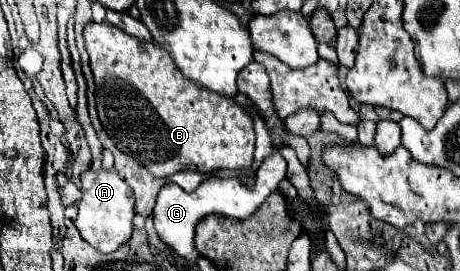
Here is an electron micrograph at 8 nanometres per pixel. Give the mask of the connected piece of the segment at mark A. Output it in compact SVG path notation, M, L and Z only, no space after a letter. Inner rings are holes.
M100 169L80 175L82 179L82 199L78 205L78 217L76 227L82 235L82 239L92 245L100 253L112 253L120 245L124 245L132 235L132 217L134 217L134 195L130 193L130 187L126 181L118 175L116 169Z

